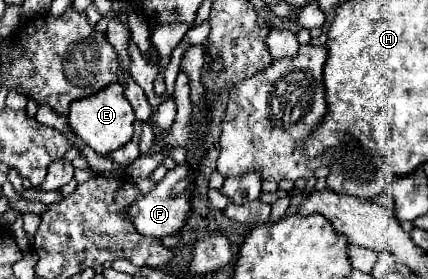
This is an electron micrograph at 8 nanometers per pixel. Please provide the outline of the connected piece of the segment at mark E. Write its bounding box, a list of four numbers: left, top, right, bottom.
[68,83,134,153]

